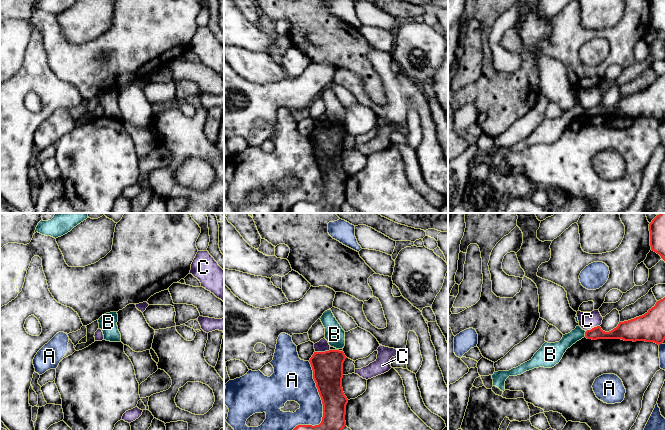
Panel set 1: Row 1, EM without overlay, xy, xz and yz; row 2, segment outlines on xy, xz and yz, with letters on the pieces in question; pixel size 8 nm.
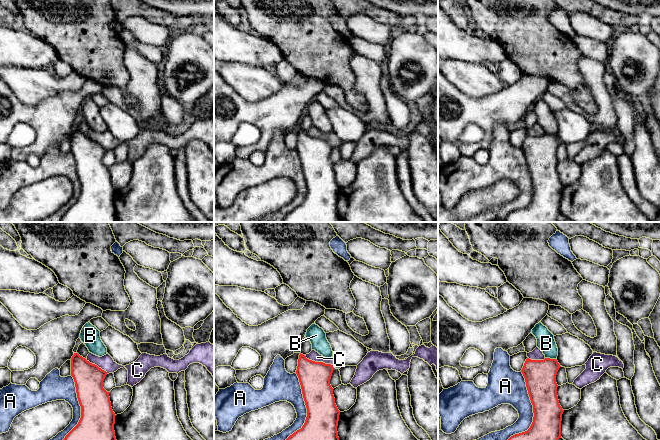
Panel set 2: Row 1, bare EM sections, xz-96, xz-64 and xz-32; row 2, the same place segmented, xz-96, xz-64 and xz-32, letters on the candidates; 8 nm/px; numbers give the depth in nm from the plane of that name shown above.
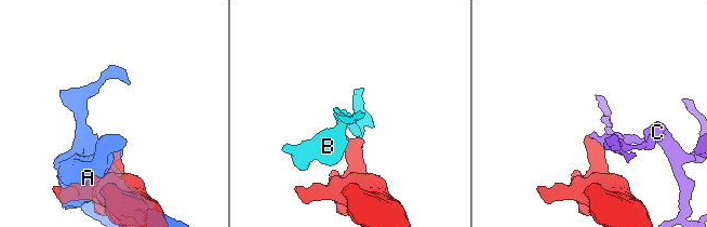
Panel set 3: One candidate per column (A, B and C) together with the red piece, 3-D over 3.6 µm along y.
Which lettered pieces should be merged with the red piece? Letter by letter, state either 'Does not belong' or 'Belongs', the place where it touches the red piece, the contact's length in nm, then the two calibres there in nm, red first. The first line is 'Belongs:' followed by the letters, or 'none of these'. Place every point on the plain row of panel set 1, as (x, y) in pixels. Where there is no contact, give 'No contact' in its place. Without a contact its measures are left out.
Belongs: none of these
A: Does not belong. Touches red at xz (323, 185). Shared border 650 nm. Thickness 240 nm (red) against 240 nm
B: Does not belong. Touches red at yz (585, 110). Shared border 50 nm. Thickness 100 nm (red) against 120 nm
C: Does not belong. Touches red at xz (322, 128). Shared border 120 nm. Thickness 240 nm (red) against 90 nm

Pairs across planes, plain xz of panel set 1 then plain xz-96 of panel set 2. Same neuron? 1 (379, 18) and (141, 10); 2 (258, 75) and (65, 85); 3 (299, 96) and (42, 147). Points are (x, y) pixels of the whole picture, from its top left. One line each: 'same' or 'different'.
1: different
2: same
3: same

